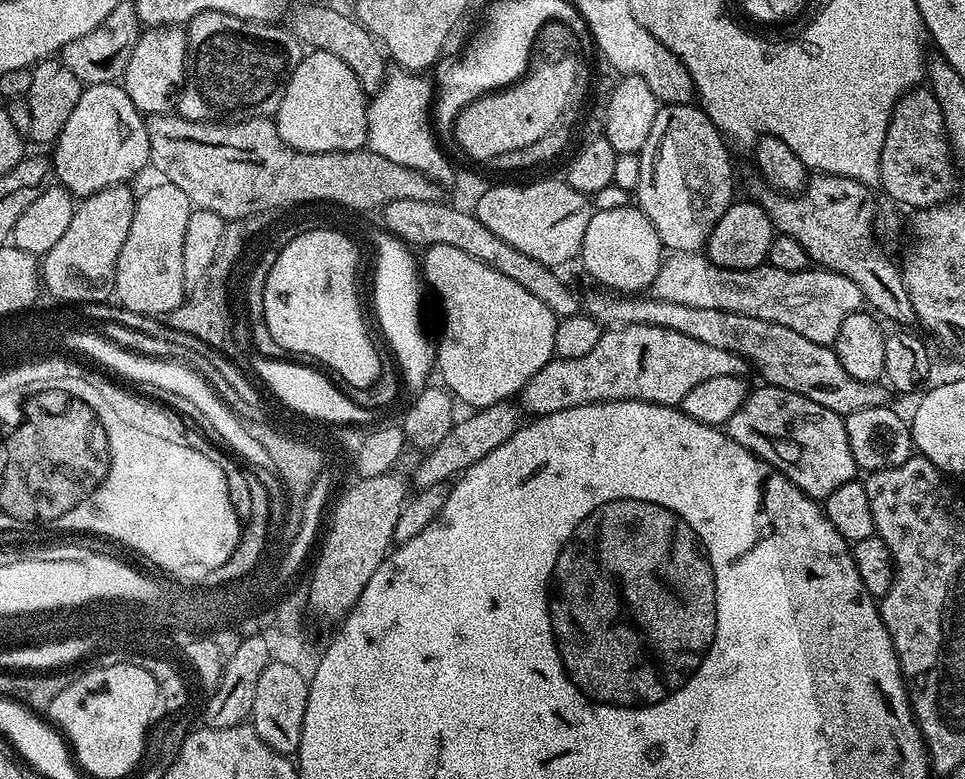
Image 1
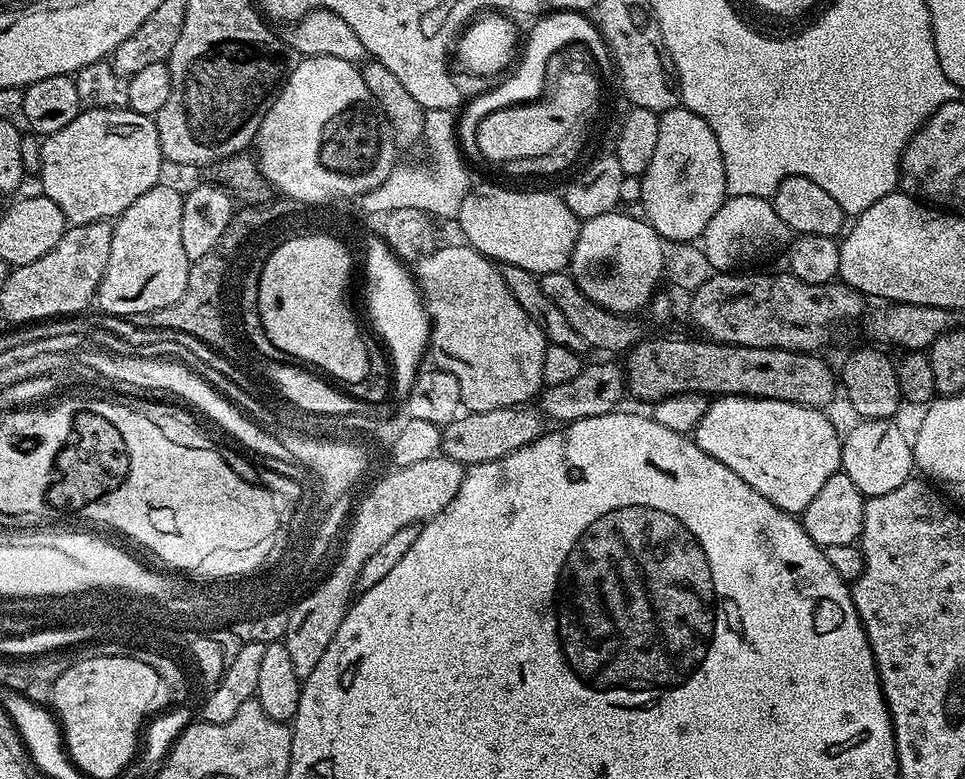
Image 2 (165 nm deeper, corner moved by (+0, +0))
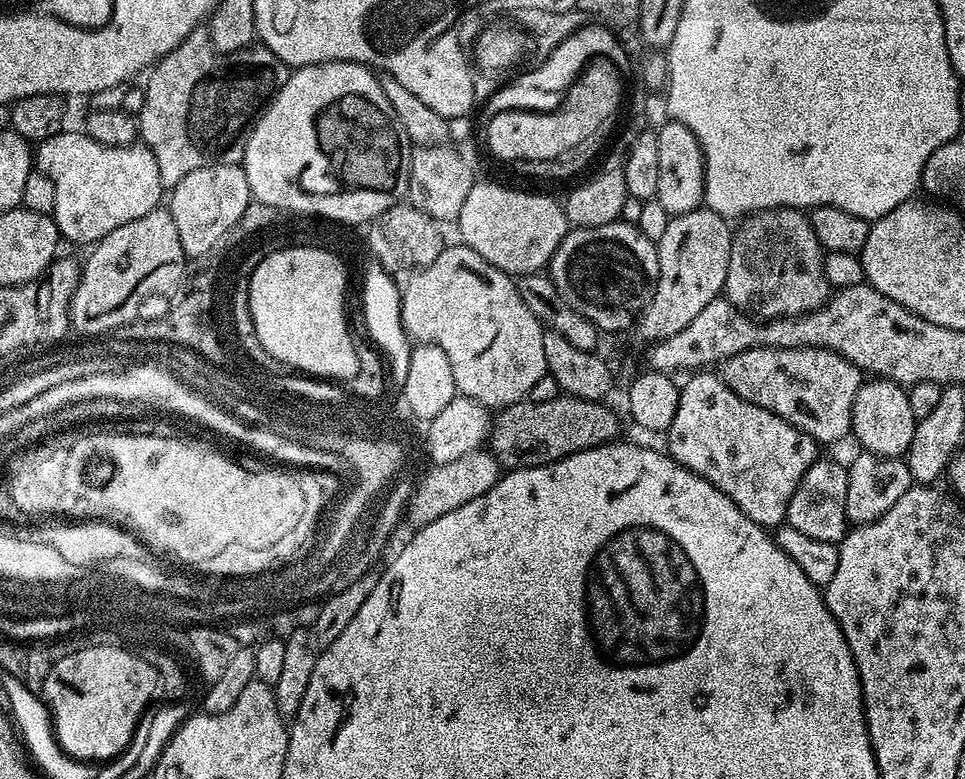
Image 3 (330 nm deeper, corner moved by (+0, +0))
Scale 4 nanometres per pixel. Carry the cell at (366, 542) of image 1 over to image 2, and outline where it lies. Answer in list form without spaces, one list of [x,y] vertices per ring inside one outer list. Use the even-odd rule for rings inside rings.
[[[437,454],[426,458],[426,462],[414,462],[414,466],[402,466],[401,469],[385,471],[380,481],[365,494],[355,505],[350,516],[350,523],[343,533],[344,549],[339,549],[332,565],[333,578],[316,592],[307,603],[296,609],[290,626],[286,626],[282,642],[290,654],[290,662],[294,662],[294,674],[306,677],[314,666],[318,666],[322,654],[326,654],[326,646],[338,634],[338,626],[342,626],[340,616],[344,603],[352,603],[357,591],[356,583],[362,566],[366,566],[370,554],[375,554],[380,547],[398,530],[406,530],[423,525],[433,520],[458,494],[458,486],[464,481],[465,465],[452,461],[450,457]]]

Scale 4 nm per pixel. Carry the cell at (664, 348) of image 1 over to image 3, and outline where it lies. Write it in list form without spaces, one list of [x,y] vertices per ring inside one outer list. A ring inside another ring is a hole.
[[[751,348],[742,350],[730,358],[721,360],[718,375],[738,398],[750,402],[754,406],[762,406],[762,410],[770,410],[778,414],[786,422],[790,422],[798,430],[802,430],[817,445],[836,444],[852,430],[852,411],[854,398],[862,383],[862,373],[846,358],[839,356],[828,348]]]

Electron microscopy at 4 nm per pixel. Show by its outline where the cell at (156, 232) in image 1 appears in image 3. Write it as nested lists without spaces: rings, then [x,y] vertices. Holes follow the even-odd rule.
[[[164,206],[150,210],[150,214],[142,214],[142,218],[134,218],[134,222],[126,222],[126,226],[118,226],[118,230],[110,230],[110,234],[106,234],[106,238],[98,241],[89,252],[92,253],[88,261],[83,261],[80,281],[68,311],[71,331],[81,332],[84,336],[110,334],[116,327],[130,322],[128,316],[132,316],[132,308],[136,308],[136,300],[140,300],[144,292],[152,292],[152,288],[175,289],[186,275],[186,257],[182,242],[178,242],[178,229]]]

